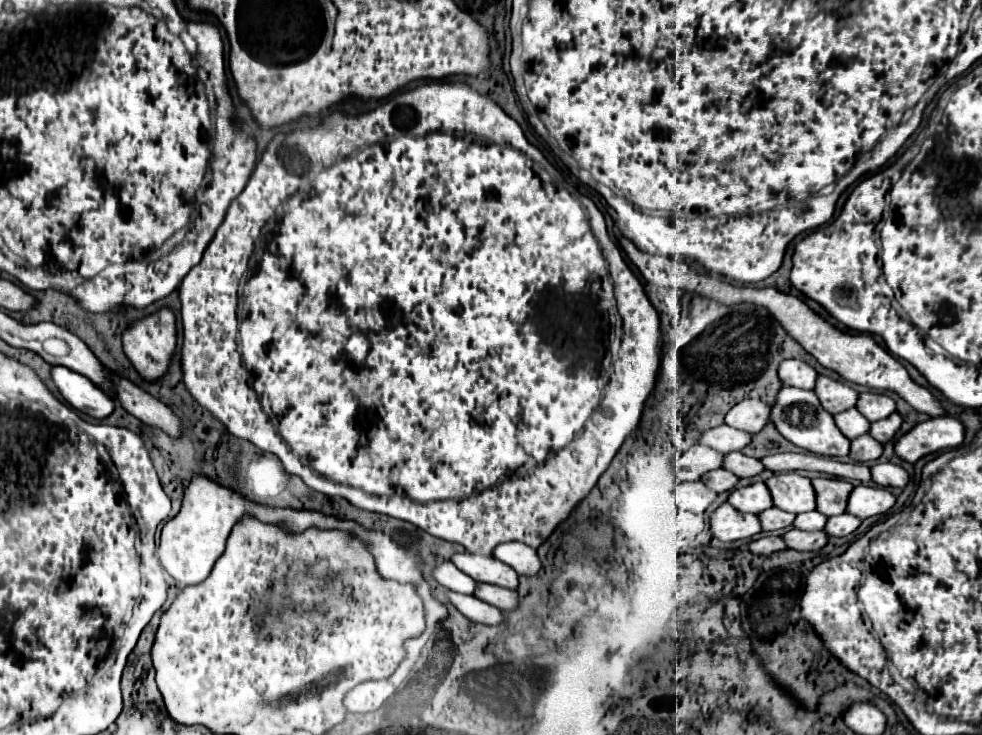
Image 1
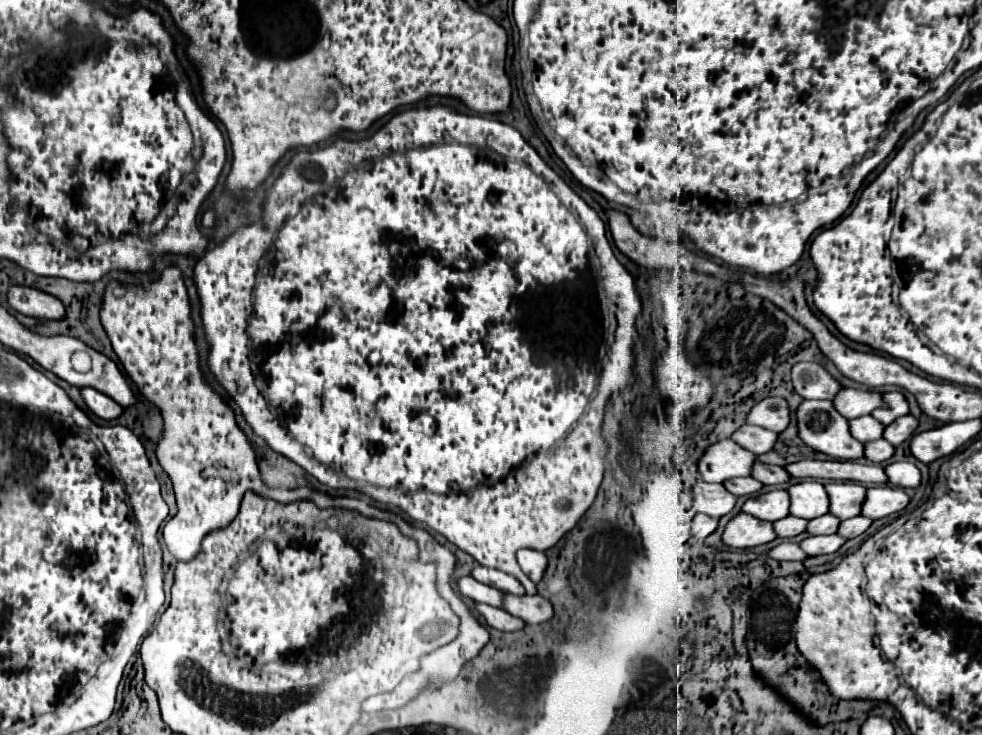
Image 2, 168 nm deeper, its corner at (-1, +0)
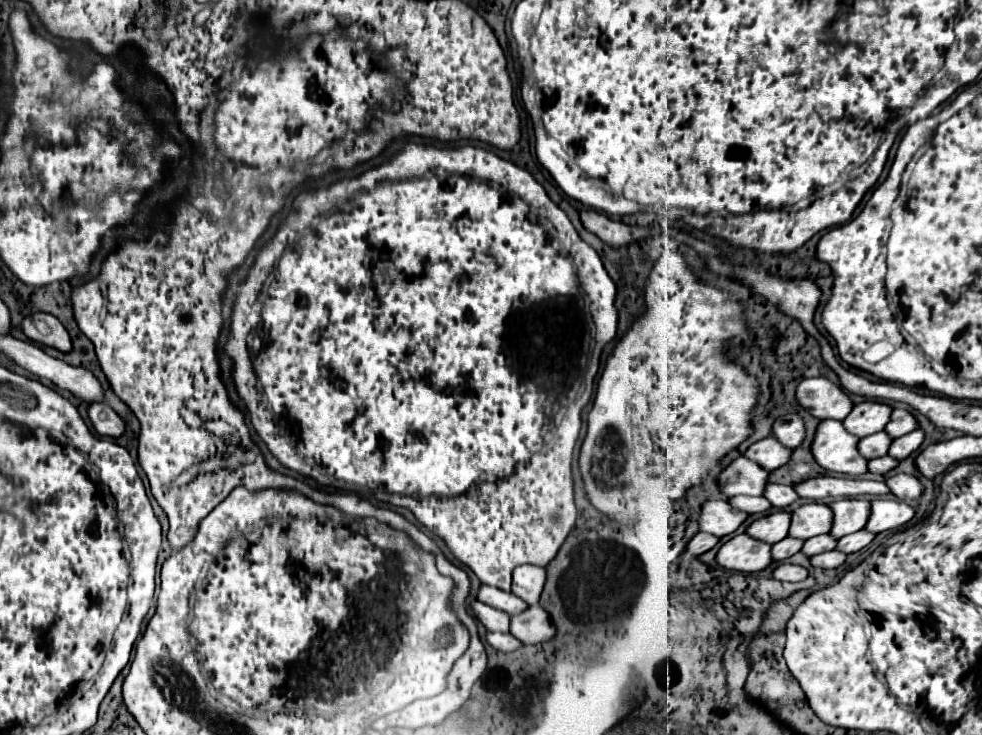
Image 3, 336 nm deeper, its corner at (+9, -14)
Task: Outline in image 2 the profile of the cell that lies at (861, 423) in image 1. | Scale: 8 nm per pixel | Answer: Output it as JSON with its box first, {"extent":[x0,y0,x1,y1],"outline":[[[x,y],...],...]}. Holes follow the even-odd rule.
{"extent":[849,415,885,443],"outline":[[[867,415],[867,417],[851,419],[849,421],[849,429],[851,429],[851,435],[857,441],[867,443],[867,441],[873,441],[873,439],[881,439],[885,425],[881,425],[877,419],[873,419],[871,415]]]}

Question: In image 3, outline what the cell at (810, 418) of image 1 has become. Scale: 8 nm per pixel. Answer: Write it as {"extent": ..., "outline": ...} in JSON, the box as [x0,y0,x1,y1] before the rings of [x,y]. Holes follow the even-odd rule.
{"extent":[811,419,869,475],"outline":[[[827,419],[821,421],[811,449],[817,463],[827,471],[843,475],[865,475],[869,471],[867,459],[859,455],[857,443],[859,437],[847,433],[841,421]]]}

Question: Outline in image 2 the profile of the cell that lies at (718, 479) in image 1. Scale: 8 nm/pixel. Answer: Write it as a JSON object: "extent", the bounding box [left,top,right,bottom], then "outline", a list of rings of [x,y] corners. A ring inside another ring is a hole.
{"extent":[723,477,763,497],"outline":[[[733,477],[733,479],[723,481],[723,487],[729,493],[733,493],[733,495],[739,497],[739,495],[753,495],[753,493],[757,493],[763,487],[763,483],[759,483],[753,477]]]}

